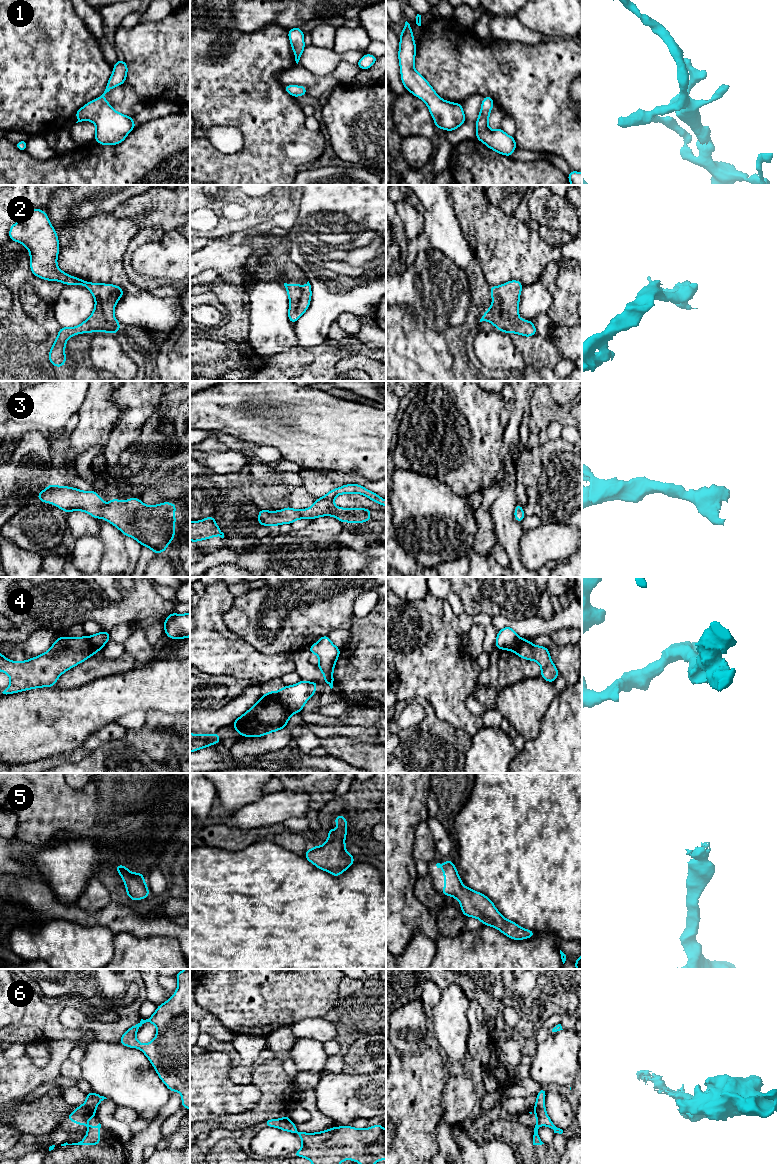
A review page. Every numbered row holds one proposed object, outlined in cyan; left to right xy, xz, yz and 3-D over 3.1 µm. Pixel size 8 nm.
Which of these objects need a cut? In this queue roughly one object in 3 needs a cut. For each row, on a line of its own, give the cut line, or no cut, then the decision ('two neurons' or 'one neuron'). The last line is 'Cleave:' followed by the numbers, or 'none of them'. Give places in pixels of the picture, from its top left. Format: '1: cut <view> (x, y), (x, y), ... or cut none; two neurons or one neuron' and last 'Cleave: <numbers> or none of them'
1: cut none; one neuron
2: cut none; one neuron
3: cut none; one neuron
4: cut xz (276, 692), (277, 699), (291, 713); two neurons
5: cut none; one neuron
6: cut xy (94, 1113), (88, 1114), (85, 1118); two neurons
Cleave: 4, 6

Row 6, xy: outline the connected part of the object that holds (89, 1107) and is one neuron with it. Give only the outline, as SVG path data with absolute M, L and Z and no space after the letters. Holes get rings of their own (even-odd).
M94 1092L86 1093L86 1102L76 1108L76 1110L67 1116L69 1121L75 1122L78 1125L84 1126L86 1123L86 1116L95 1114L98 1104L107 1099L102 1095L98 1095Z

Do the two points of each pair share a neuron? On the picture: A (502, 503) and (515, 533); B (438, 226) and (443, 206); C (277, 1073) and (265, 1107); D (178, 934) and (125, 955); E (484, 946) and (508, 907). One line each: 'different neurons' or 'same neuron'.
A: same neuron
B: same neuron
C: same neuron
D: different neurons
E: different neurons

